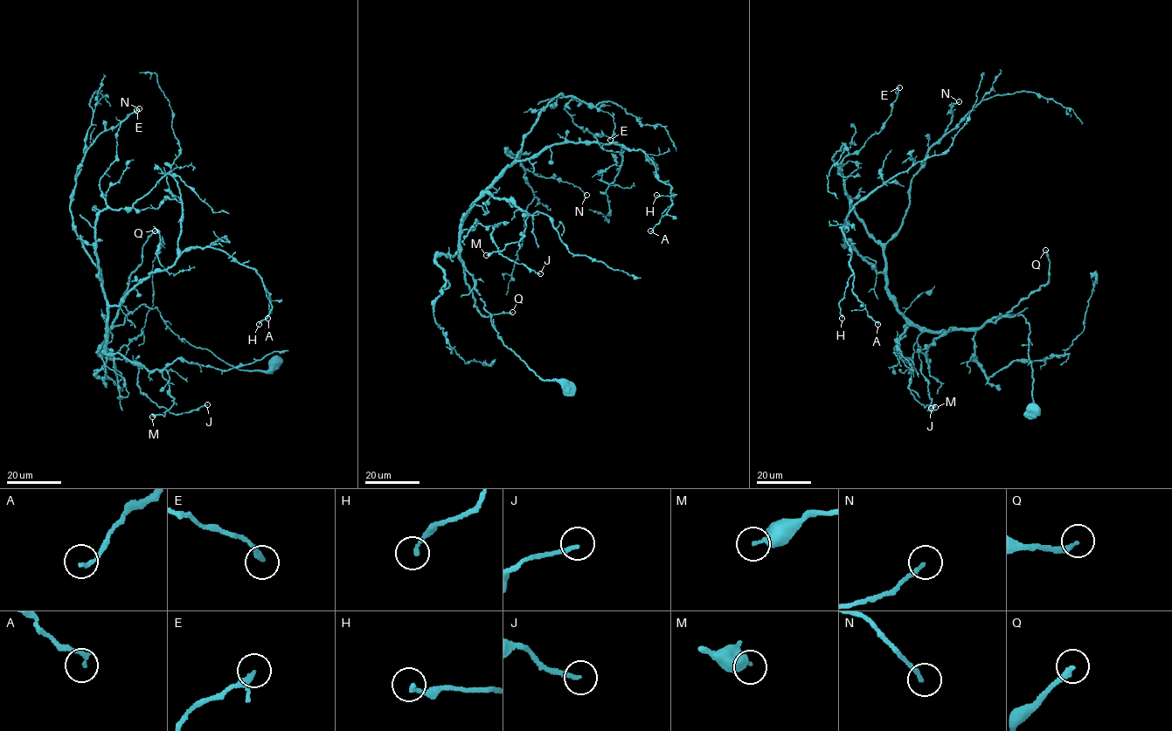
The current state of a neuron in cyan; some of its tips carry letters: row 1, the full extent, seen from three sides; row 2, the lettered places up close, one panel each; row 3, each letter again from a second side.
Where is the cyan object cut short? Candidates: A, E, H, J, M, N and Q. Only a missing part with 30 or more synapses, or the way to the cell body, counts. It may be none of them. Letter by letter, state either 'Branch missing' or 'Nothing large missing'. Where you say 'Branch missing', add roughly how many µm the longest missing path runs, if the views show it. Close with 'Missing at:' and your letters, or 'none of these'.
A: Nothing large missing
E: Nothing large missing
H: Nothing large missing
J: Nothing large missing
M: Nothing large missing
N: Nothing large missing
Q: Branch missing. Missing length about 120 µm
Missing at: Q

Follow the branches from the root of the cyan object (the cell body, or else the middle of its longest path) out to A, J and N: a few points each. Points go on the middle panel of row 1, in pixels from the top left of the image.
A: (571, 387), (503, 345), (461, 257), (465, 213), (552, 145), (614, 143), (643, 150), (671, 187), (650, 231)
J: (571, 387), (540, 379), (504, 346), (461, 257), (461, 234), (501, 223), (491, 236), (501, 254), (540, 273)
N: (571, 387), (540, 379), (504, 346), (460, 237), (469, 206), (521, 152), (508, 147), (526, 169), (586, 195)

